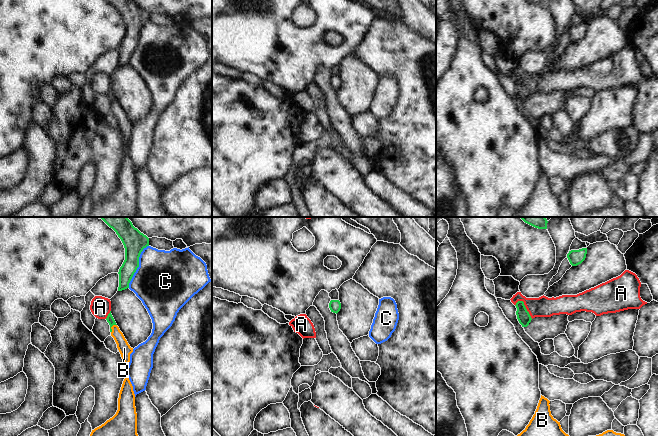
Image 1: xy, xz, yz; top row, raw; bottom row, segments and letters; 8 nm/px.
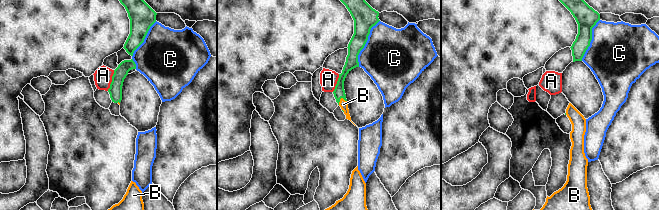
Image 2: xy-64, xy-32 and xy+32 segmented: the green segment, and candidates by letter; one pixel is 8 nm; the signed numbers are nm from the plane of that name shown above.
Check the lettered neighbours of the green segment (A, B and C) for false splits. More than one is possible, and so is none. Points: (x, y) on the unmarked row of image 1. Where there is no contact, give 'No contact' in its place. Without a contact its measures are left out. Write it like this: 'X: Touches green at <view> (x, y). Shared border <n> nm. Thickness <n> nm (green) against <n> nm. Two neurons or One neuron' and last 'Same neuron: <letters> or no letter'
A: Touches green at yz (525, 84). Shared border 190 nm. Thickness 110 nm (green) against 160 nm. Two neurons
B: Touches green at xy (111, 102). Shared border 80 nm. Thickness 60 nm (green) against 100 nm. One neuron
C: Touches green at xy (138, 42). Shared border 380 nm. Thickness 180 nm (green) against 480 nm. Two neurons
Same neuron: B.

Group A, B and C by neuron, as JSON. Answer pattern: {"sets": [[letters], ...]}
{"sets": [["A"], ["B"], ["C"]]}

